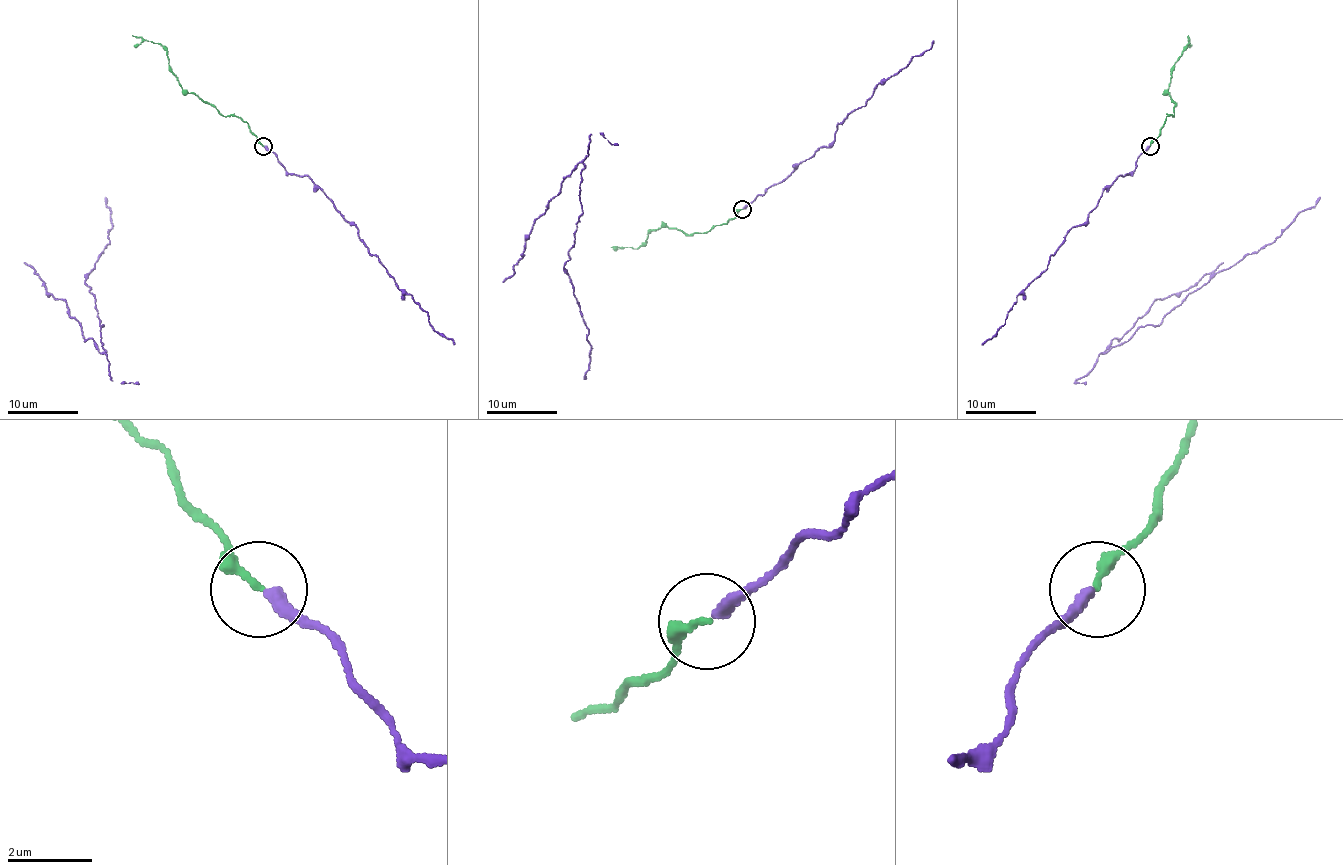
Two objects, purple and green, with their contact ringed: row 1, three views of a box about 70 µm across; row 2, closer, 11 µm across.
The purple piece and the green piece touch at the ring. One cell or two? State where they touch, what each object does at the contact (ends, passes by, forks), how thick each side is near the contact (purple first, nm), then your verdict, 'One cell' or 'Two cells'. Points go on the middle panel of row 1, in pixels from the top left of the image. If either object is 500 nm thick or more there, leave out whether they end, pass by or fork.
Place: (742, 209). At the ring purple ends. At the ring green ends. Thickness 280 nm (purple) against 190 nm. One cell

